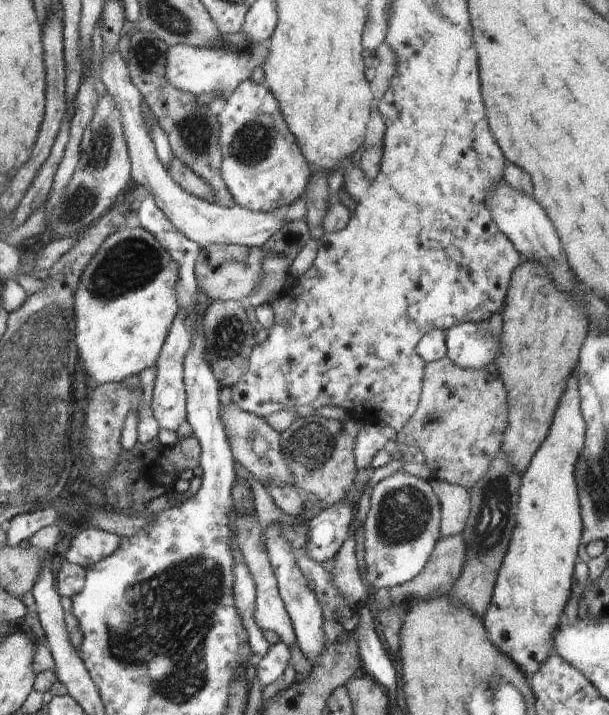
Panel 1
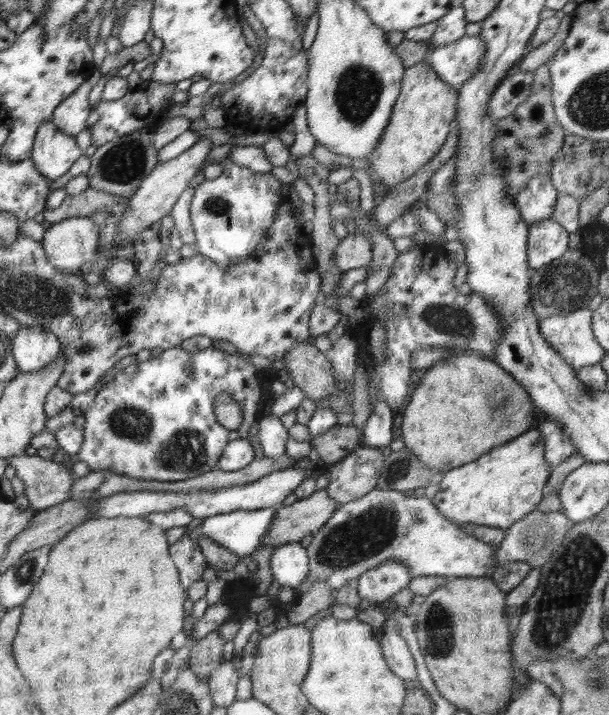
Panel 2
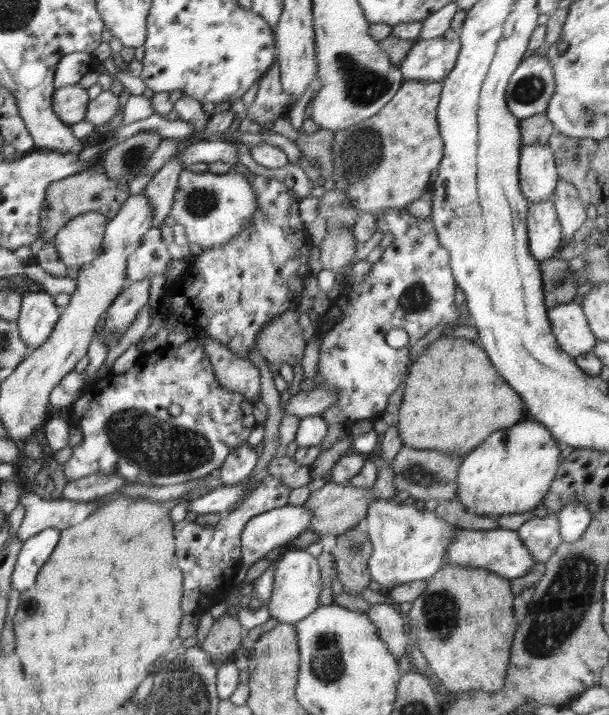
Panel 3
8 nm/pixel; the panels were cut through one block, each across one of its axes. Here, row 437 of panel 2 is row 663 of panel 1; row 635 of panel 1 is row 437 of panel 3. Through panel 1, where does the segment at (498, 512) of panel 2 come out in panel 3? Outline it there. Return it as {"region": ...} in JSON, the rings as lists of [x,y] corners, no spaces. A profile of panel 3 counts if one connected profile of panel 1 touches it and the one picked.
{"region":[[[523,419],[509,428],[498,430],[483,440],[474,450],[471,450],[462,460],[458,468],[458,490],[456,500],[460,501],[464,508],[478,515],[487,517],[499,517],[500,515],[511,515],[524,513],[538,507],[544,496],[554,482],[559,464],[562,459],[560,452],[563,446],[556,442],[544,425],[534,420]]]}

